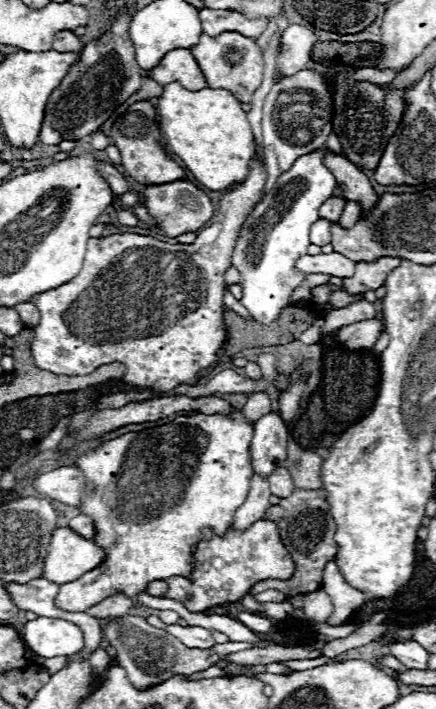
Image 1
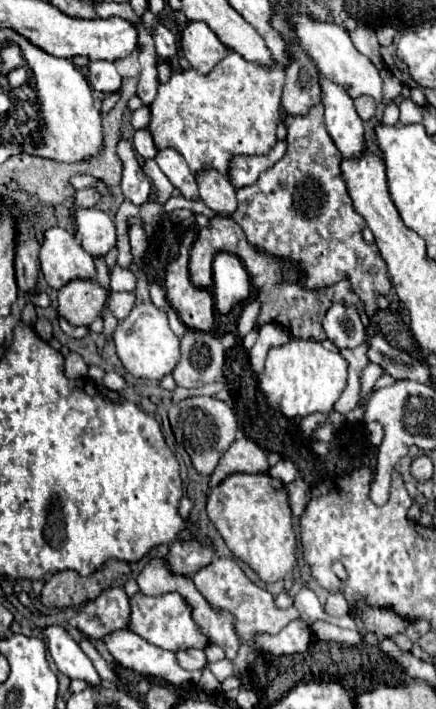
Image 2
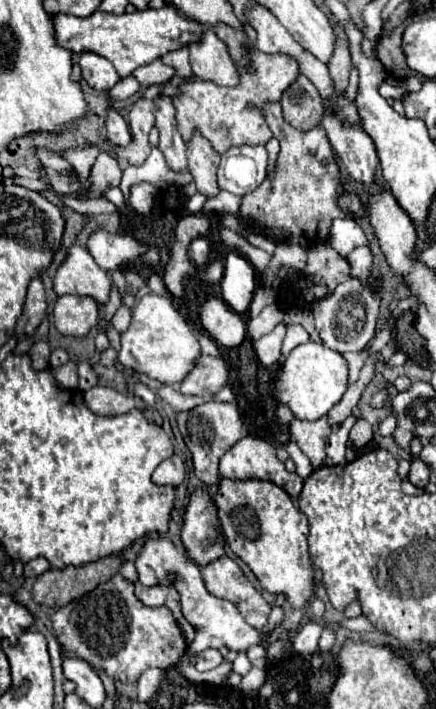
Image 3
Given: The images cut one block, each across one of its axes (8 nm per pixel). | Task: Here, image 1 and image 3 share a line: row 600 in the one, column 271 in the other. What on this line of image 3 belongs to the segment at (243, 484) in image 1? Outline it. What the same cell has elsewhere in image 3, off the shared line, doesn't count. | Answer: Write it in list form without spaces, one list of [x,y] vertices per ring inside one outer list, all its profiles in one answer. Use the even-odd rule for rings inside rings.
[[[254,50],[252,54],[252,72],[240,70],[240,84],[234,88],[222,88],[214,82],[204,80],[190,80],[180,86],[182,96],[174,98],[176,102],[176,122],[178,130],[184,140],[192,130],[200,130],[204,138],[212,142],[212,148],[218,154],[224,154],[228,146],[242,146],[242,144],[266,144],[272,138],[264,116],[260,114],[264,102],[280,100],[282,92],[302,74],[298,62],[288,54],[264,54]]]

